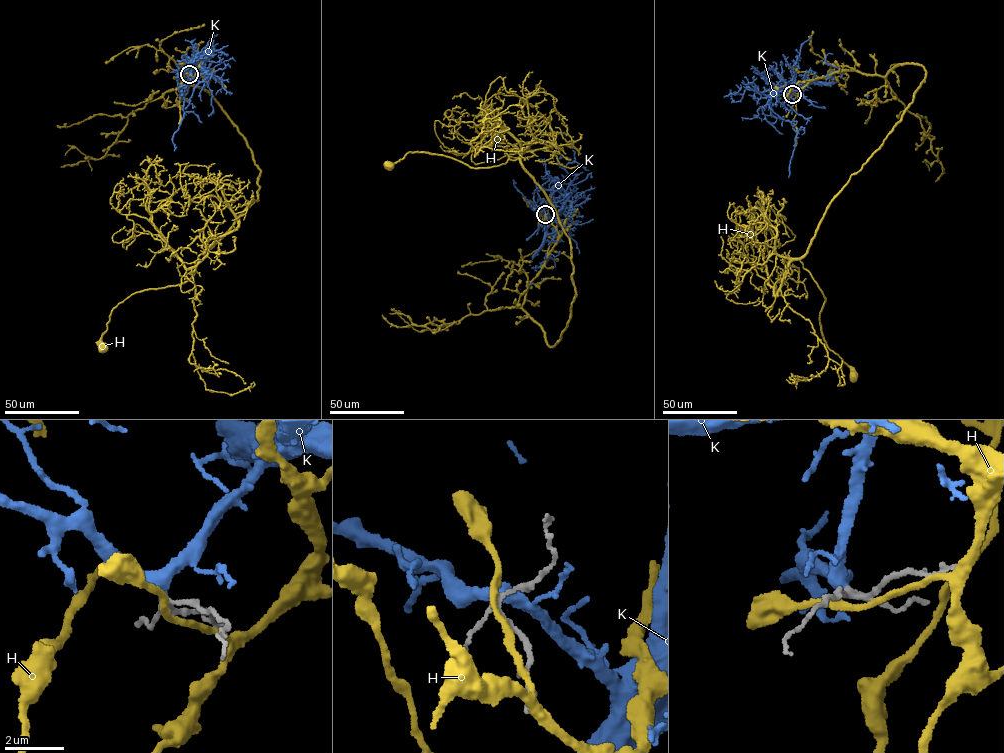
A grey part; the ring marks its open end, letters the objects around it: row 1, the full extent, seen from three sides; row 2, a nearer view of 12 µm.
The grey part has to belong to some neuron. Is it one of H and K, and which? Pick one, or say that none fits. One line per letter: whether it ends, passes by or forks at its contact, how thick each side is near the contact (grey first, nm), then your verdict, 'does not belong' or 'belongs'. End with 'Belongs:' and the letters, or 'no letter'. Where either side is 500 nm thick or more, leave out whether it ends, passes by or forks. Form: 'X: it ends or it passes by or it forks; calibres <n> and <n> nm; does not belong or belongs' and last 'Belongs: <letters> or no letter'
H: it passes by; calibres 170 and 240 nm; does not belong
K: it passes by; calibres 150 and 420 nm; belongs
Belongs: K

